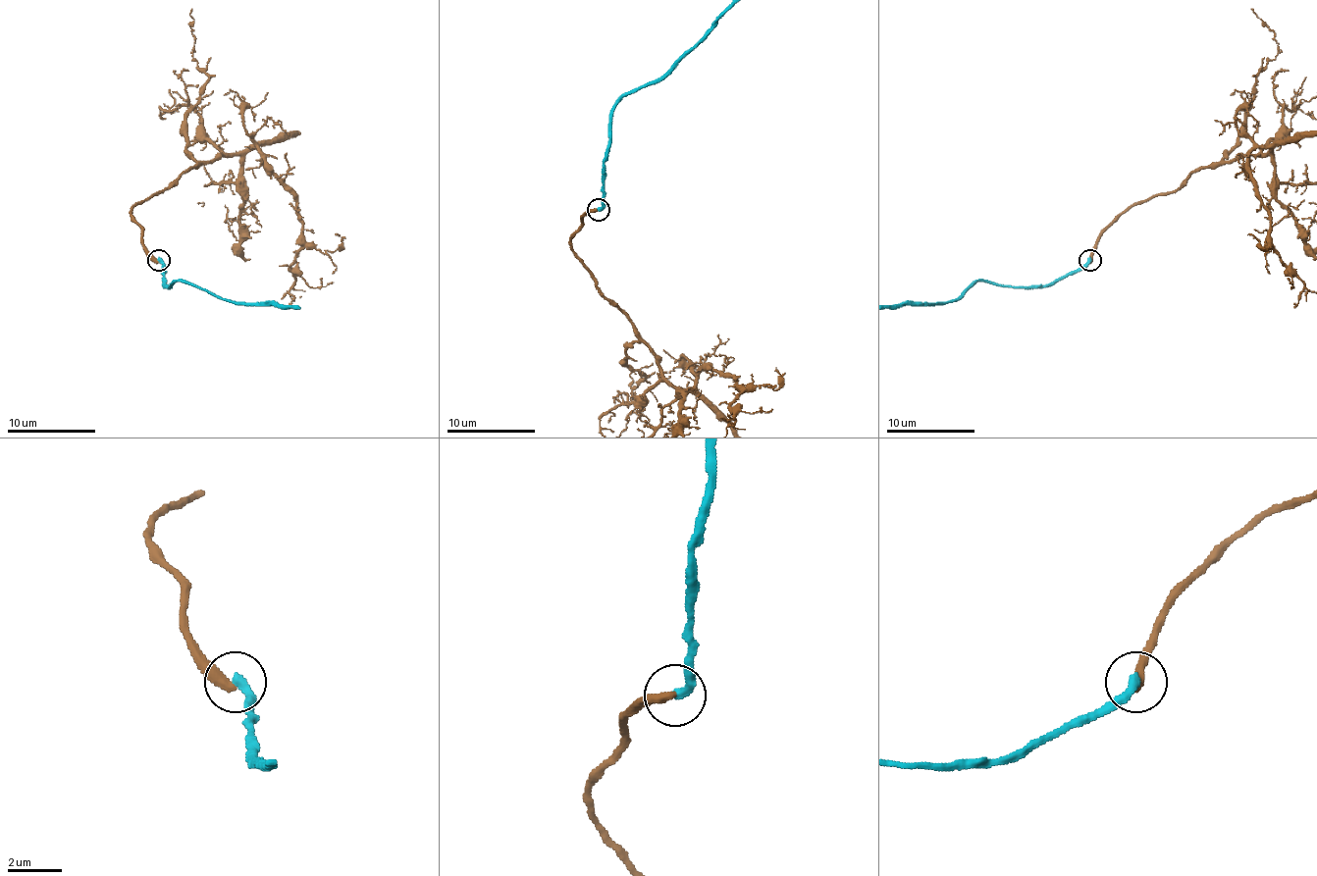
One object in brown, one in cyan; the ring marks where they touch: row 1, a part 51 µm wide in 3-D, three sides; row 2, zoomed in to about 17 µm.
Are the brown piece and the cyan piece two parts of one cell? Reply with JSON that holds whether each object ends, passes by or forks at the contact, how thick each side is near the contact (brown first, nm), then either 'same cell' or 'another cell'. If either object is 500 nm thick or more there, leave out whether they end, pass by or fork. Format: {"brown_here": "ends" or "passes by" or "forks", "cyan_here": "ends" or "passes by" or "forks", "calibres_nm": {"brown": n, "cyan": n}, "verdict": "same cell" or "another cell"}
{"brown_here": "ends", "cyan_here": "ends", "calibres_nm": {"brown": 380, "cyan": 360}, "verdict": "another cell"}

